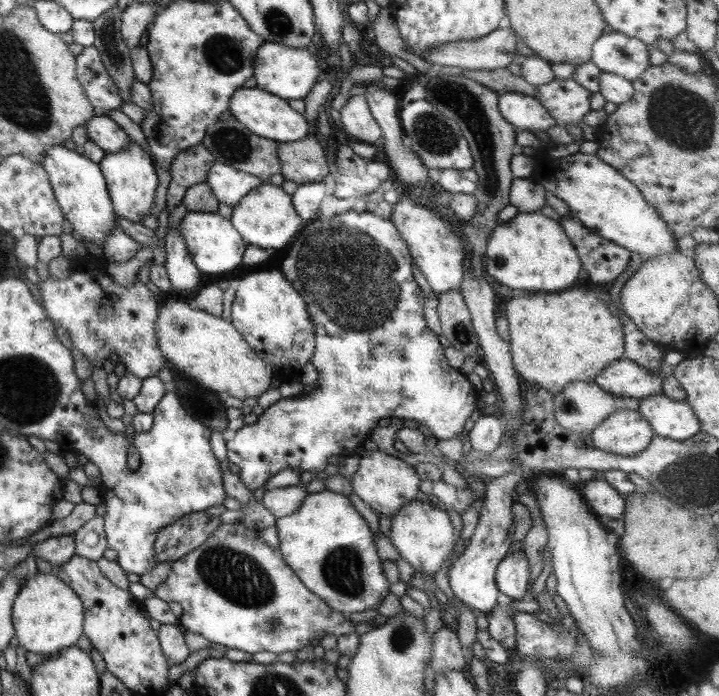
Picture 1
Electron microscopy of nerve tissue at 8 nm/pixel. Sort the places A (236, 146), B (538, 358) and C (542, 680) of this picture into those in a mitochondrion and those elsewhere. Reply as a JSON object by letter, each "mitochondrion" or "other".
{"A":"mitochondrion","B":"other","C":"other"}

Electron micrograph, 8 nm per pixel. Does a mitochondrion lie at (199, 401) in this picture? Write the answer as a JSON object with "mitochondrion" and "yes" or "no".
{"mitochondrion":"yes"}

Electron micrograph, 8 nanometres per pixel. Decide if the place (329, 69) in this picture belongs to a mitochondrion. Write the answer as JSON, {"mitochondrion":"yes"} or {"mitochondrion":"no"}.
{"mitochondrion":"no"}

